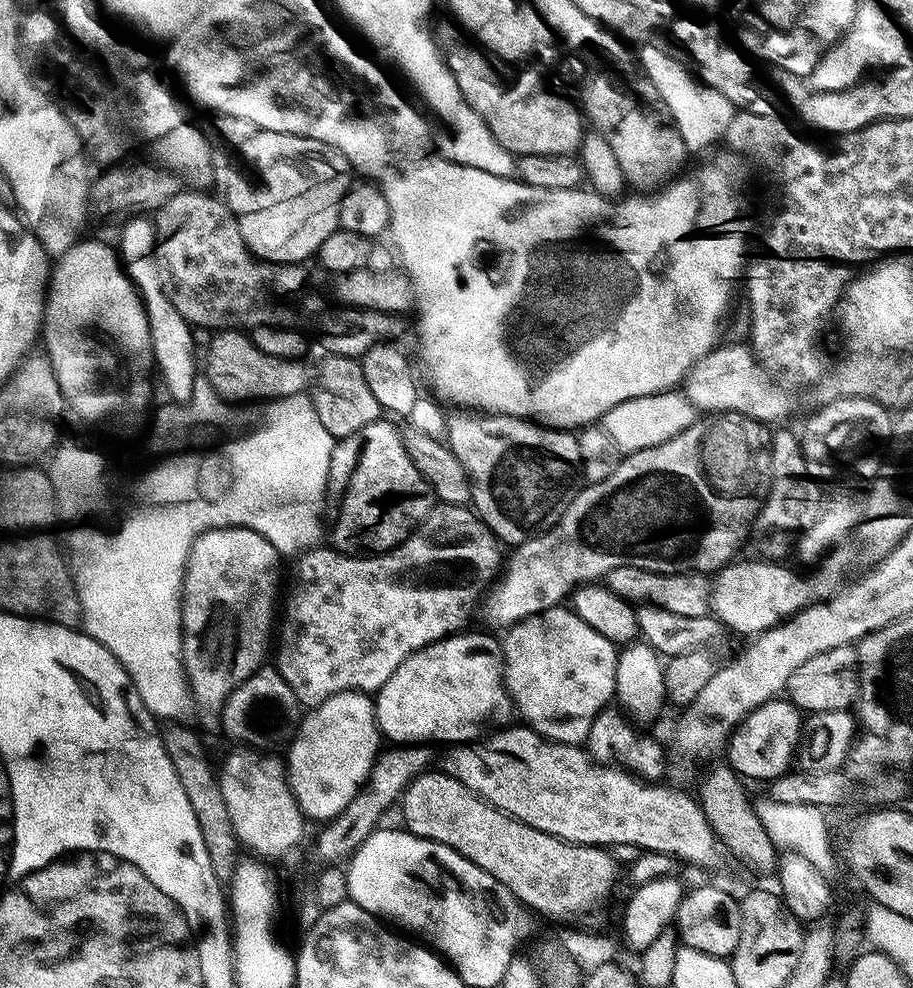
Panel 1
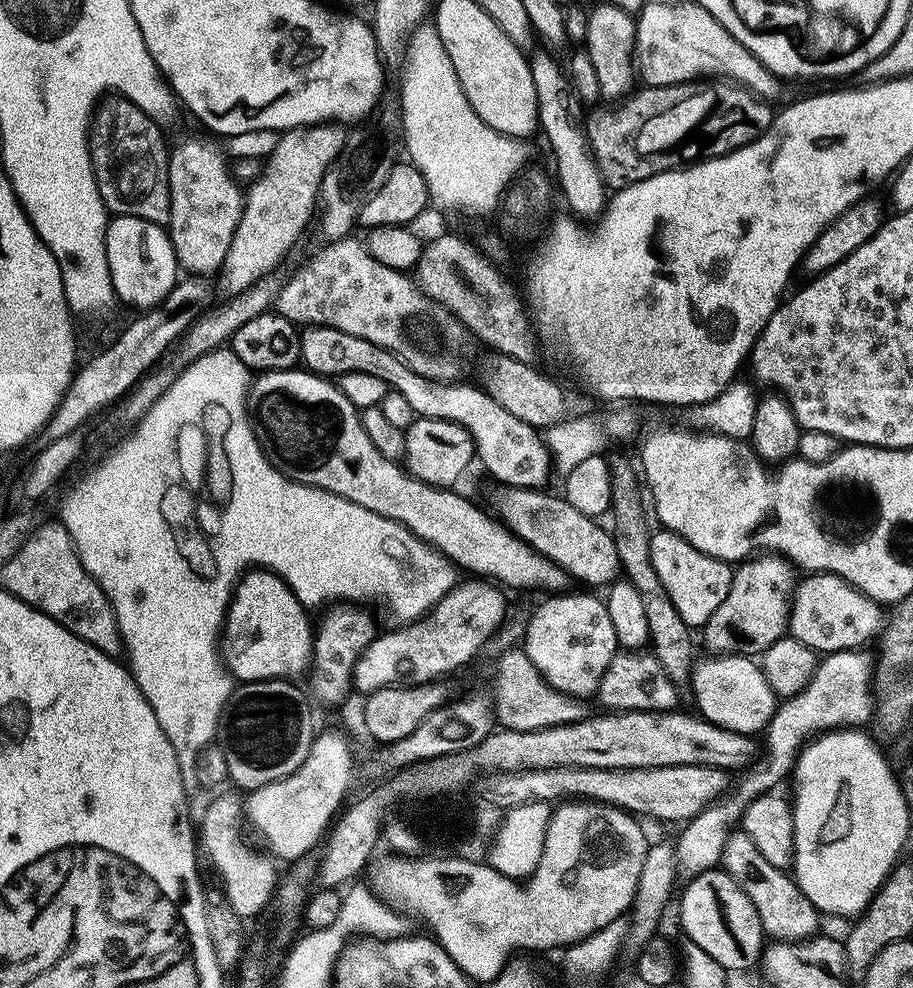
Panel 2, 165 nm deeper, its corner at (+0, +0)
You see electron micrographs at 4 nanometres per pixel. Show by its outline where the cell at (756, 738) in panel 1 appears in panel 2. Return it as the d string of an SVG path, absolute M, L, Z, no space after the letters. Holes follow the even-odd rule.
M704 654L692 666L690 691L696 695L699 715L719 728L731 732L741 732L744 736L763 733L774 715L778 705L778 697L766 682L764 669L751 656L734 656L731 654Z

